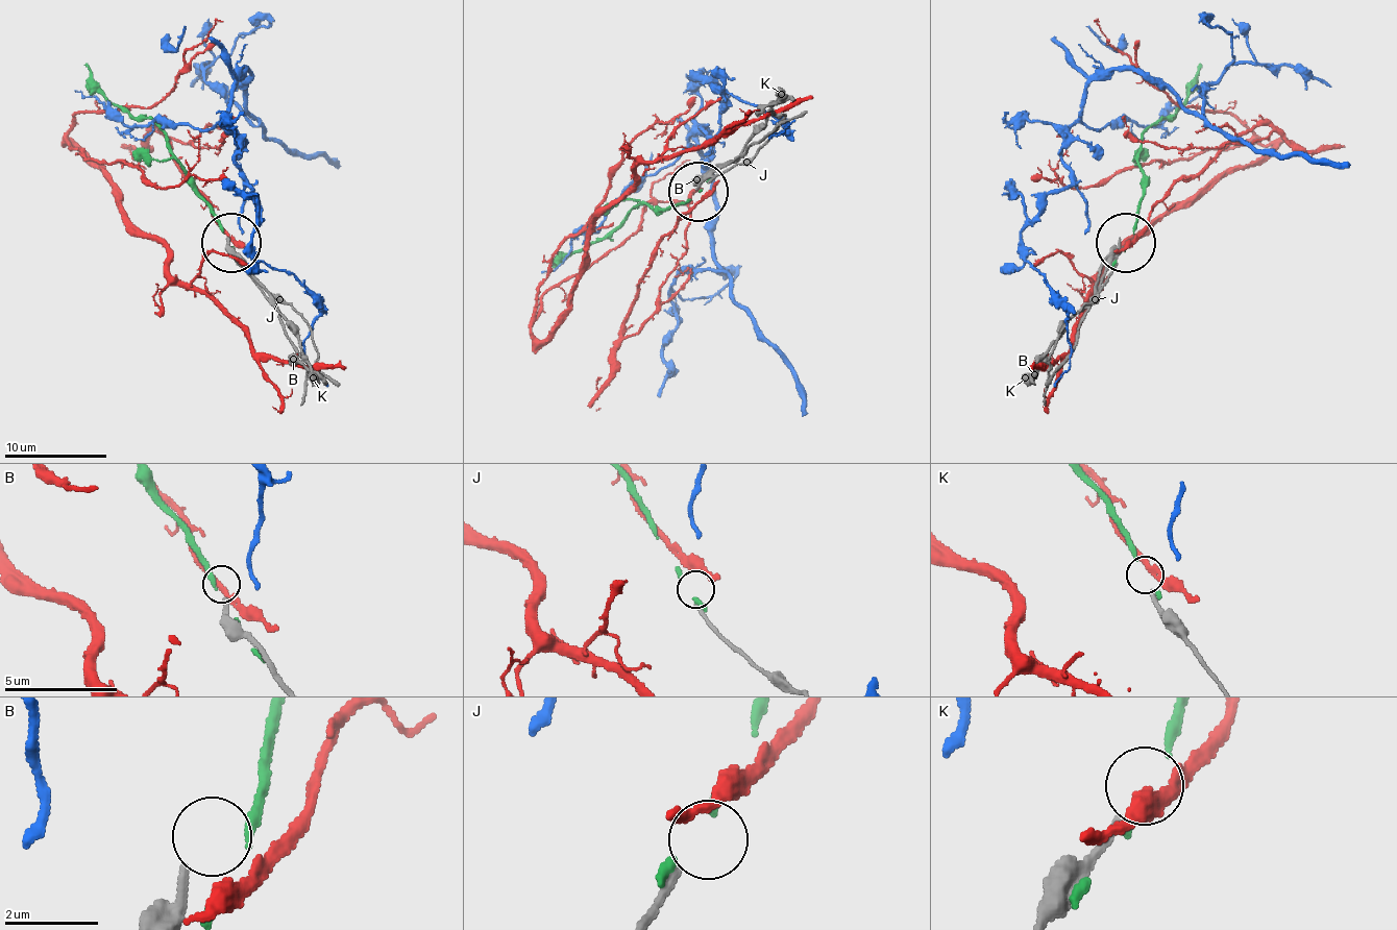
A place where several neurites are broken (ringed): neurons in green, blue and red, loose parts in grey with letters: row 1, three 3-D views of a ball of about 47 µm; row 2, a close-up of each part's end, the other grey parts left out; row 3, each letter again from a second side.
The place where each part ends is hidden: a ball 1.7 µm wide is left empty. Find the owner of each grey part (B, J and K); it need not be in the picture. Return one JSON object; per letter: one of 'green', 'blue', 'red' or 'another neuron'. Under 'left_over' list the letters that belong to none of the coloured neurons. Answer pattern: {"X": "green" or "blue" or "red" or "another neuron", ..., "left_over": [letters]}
{"B": "another neuron", "J": "another neuron", "K": "another neuron", "left_over": ["B", "J", "K"]}

